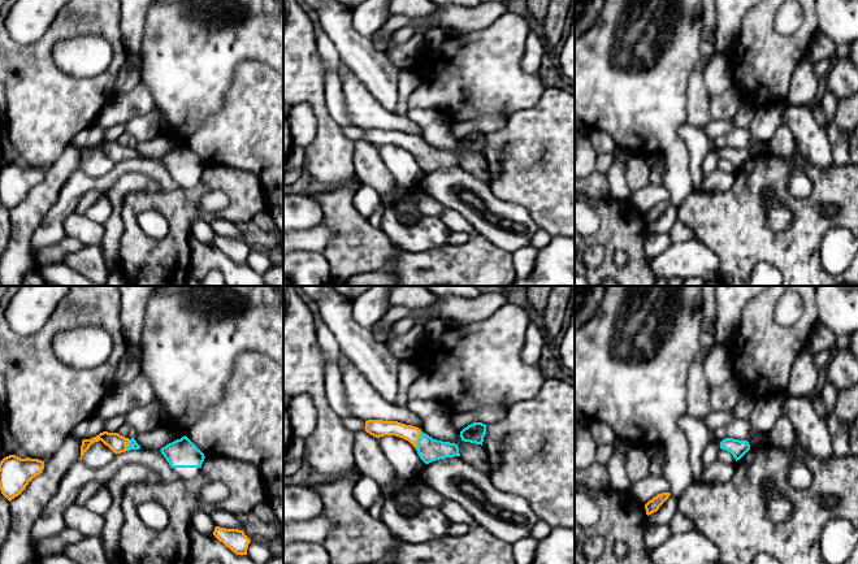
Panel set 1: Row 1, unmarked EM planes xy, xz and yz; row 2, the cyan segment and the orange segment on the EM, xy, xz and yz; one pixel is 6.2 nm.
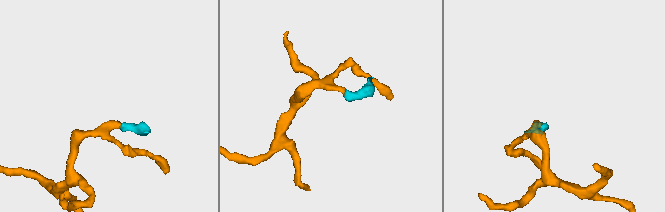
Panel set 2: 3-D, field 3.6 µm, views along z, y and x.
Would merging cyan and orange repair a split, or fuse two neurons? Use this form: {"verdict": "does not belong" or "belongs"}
{"verdict": "belongs"}

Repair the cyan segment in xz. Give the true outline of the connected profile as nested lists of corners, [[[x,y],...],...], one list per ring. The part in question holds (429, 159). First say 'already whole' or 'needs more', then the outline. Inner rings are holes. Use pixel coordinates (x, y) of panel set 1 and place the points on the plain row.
needs more; [[[368,129],[365,130],[365,140],[376,147],[395,144],[408,149],[425,173],[445,166],[460,165],[458,153],[433,148],[421,138],[398,130]]]

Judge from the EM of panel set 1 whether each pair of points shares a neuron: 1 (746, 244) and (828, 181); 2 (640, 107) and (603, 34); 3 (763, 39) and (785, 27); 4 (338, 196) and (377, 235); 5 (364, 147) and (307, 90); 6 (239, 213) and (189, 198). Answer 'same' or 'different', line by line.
1: same
2: same
3: different
4: same
5: different
6: same

